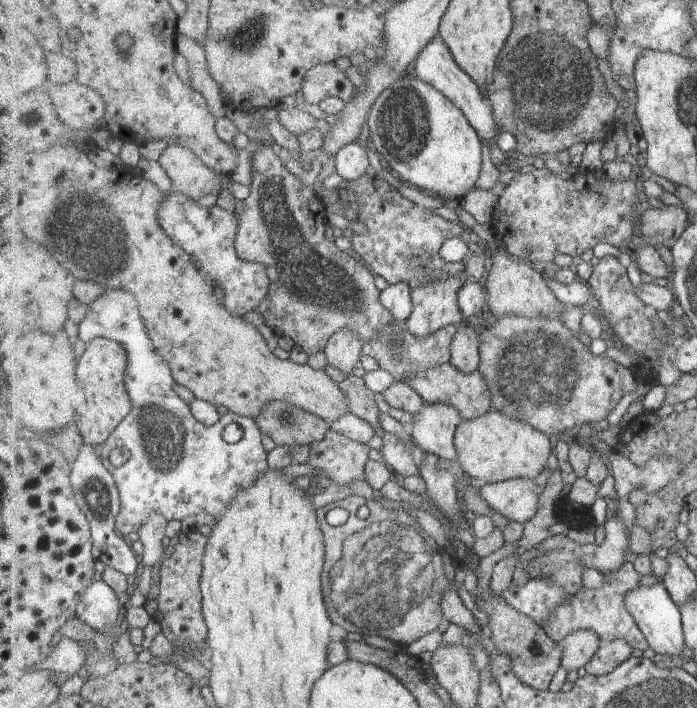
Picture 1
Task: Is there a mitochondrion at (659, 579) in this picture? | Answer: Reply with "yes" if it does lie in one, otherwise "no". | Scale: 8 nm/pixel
no

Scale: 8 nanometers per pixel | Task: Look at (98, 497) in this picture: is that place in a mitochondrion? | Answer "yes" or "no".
yes

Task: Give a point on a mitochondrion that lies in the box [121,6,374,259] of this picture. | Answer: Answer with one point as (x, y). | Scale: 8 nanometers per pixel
(247, 34)

